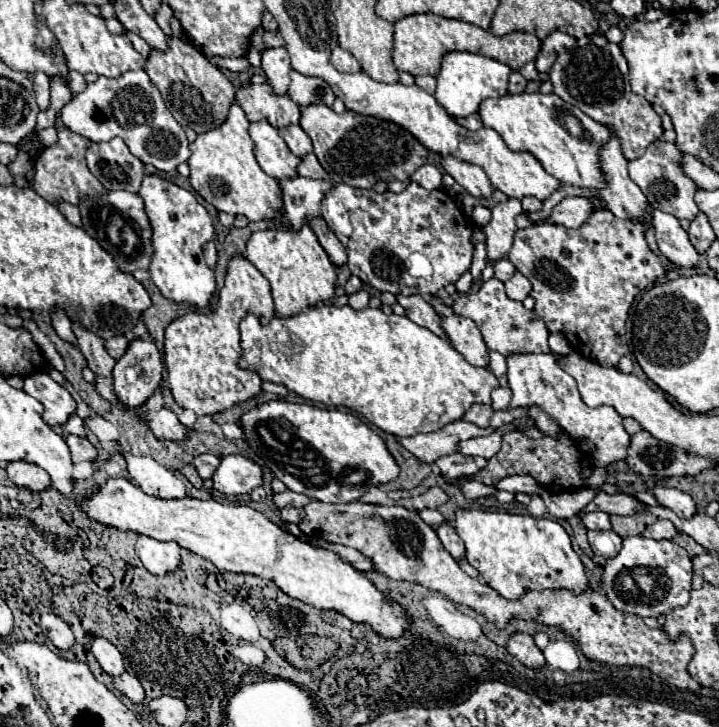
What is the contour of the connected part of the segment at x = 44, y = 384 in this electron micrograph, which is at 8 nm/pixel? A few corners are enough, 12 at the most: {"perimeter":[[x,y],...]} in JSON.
{"perimeter":[[47,373],[25,377],[27,395],[43,403],[47,425],[65,425],[75,399]]}

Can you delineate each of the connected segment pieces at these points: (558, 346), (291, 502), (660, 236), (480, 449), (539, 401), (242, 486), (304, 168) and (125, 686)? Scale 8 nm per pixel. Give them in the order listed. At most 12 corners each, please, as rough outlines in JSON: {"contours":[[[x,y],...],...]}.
{"contours":[[[551,332],[548,344],[553,352],[568,355],[572,350],[564,335]],[[291,489],[273,495],[279,509],[305,507],[309,497]],[[653,211],[659,251],[679,267],[699,265],[679,221]],[[505,423],[489,437],[461,441],[463,455],[491,459],[499,451],[503,435],[515,429]],[[549,355],[507,357],[511,409],[539,405],[593,441],[595,467],[627,457],[613,407],[587,407]],[[221,457],[211,477],[225,495],[251,493],[263,483],[257,463]],[[315,153],[301,159],[297,173],[309,179],[325,179],[327,171]],[[129,673],[115,677],[113,685],[133,703],[145,699],[139,679]]]}

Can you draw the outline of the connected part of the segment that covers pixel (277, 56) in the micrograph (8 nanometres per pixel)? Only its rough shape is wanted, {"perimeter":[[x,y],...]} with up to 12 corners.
{"perimeter":[[285,47],[265,49],[261,67],[273,91],[285,95],[291,71]]}

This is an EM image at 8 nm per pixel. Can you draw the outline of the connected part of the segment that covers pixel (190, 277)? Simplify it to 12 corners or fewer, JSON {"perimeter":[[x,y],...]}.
{"perimeter":[[145,175],[151,281],[167,299],[205,309],[215,239],[191,191]]}

